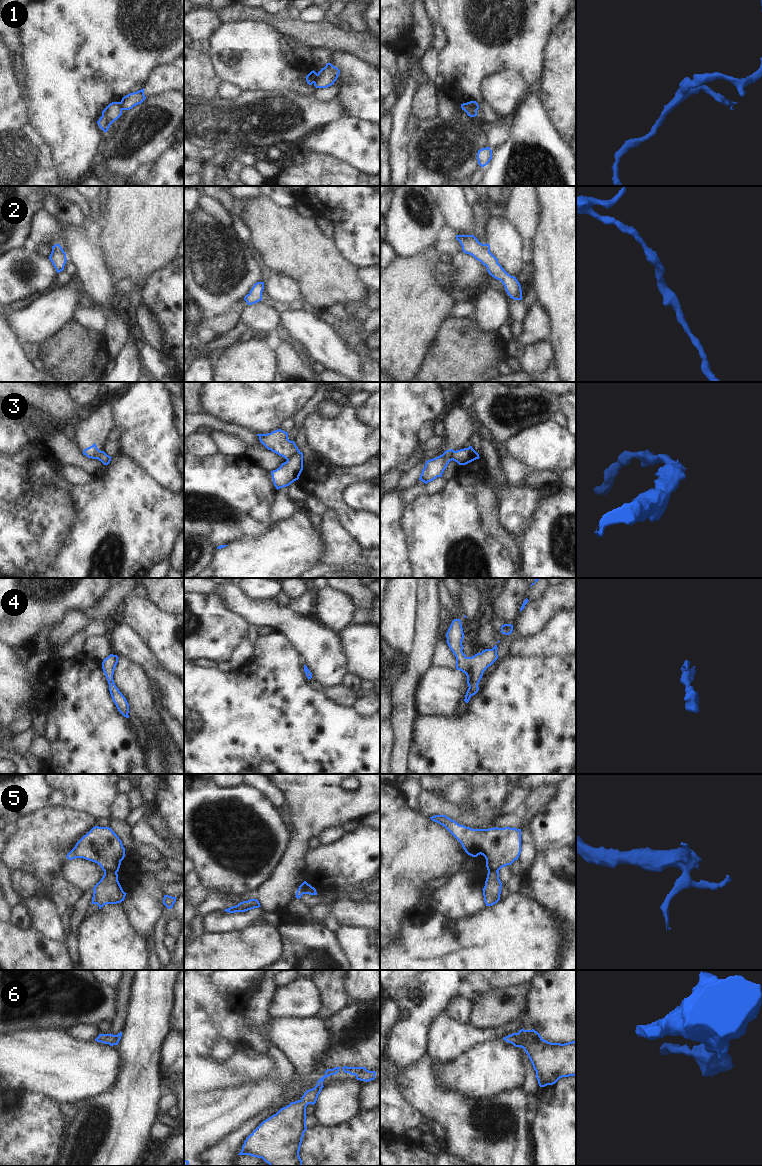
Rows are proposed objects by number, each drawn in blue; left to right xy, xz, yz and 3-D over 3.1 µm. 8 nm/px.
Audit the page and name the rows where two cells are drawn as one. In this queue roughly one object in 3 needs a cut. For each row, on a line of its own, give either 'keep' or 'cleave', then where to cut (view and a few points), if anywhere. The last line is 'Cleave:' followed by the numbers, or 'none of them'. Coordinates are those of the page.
1: cleave; cut yz (465, 103), (477, 109)
2: keep; cut none
3: cleave; cut xz (299, 451), (287, 460)
4: keep; cut none
5: cleave; cut xy (104, 870), (114, 870), (116, 872)
6: keep; cut none
Cleave: 1, 3, 5

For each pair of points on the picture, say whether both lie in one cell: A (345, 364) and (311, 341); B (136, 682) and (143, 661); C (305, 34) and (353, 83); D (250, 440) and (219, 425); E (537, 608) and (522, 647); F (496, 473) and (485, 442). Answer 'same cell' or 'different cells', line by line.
A: same cell
B: different cells
C: different cells
D: same cell
E: different cells
F: same cell

